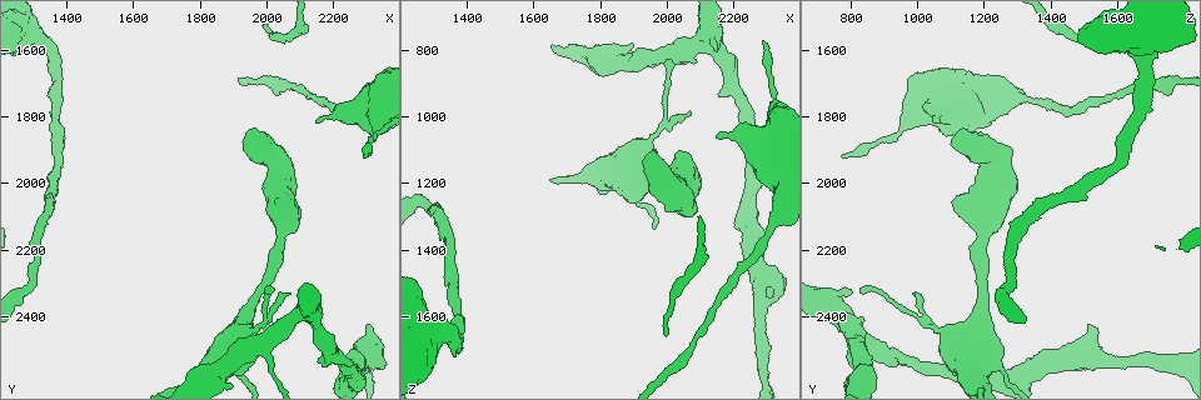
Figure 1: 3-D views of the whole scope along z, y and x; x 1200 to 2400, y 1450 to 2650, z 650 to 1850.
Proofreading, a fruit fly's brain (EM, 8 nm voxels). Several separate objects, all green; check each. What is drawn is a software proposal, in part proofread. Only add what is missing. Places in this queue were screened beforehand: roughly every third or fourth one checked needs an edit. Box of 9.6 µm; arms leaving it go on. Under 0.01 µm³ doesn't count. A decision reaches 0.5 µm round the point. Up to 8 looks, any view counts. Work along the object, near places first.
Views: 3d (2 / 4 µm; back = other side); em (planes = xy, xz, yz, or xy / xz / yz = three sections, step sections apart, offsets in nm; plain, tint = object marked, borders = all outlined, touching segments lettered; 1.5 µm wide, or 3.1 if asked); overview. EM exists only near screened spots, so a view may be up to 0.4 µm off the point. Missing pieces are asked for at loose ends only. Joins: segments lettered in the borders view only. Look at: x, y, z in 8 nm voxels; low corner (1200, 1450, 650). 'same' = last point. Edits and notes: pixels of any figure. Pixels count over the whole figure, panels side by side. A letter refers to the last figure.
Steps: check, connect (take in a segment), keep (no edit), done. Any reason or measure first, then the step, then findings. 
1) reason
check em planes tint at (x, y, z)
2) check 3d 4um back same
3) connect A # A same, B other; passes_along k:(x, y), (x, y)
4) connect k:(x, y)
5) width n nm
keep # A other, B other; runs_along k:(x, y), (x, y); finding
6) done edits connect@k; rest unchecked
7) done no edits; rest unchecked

thin end
check 3d 4um at (2280, 1920, 770)

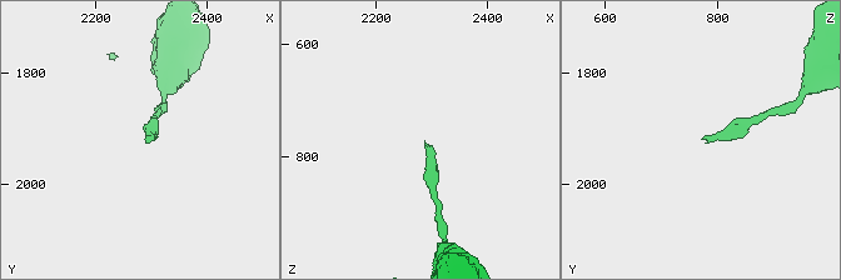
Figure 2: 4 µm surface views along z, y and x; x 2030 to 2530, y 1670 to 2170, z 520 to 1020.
now the EM
check em planes borders at (2285, 1915, 780)

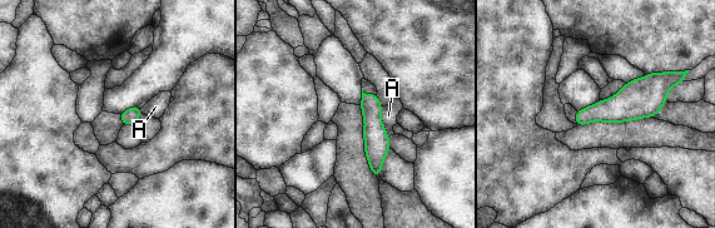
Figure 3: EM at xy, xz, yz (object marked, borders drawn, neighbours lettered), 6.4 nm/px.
longest_contact A 200 nm
keep # A other; none of them fits

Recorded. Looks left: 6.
thick end
check em planes plain at (2150, 1820, 1050)

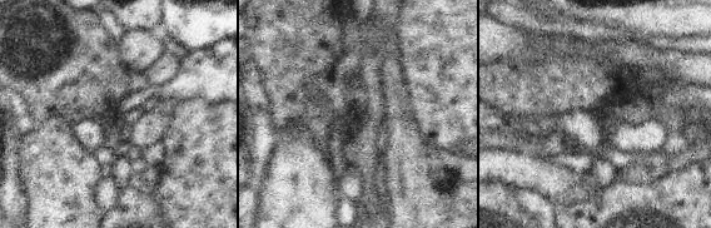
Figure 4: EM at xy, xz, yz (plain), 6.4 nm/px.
check em planes borders same

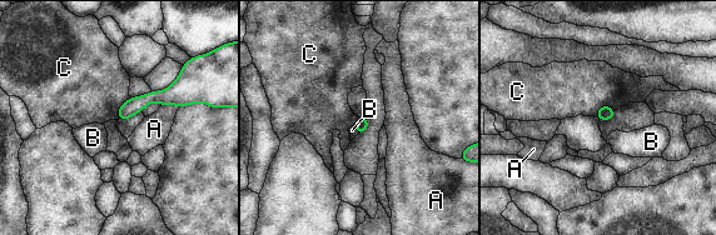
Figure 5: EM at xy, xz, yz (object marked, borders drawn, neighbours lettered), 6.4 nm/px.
keep # A other, B other, C other; runs_along 5:(188, 91), (150, 96), (120, 116); no lettered segment goes on from it

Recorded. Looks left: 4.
branch stops here
check em planes borders at (2000, 2330, 830)

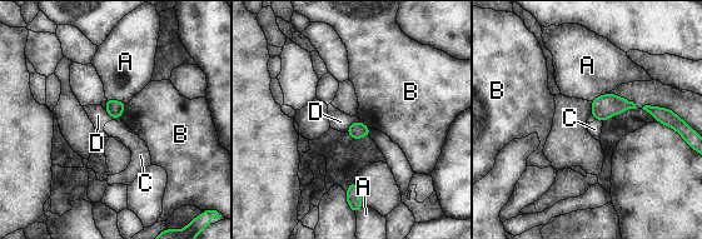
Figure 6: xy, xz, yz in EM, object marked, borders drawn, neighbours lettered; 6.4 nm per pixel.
longest_contact A 140 nm
keep # A other, B other, C other, D other; none of them fits

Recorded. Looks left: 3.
done no edits; rest unchecked

